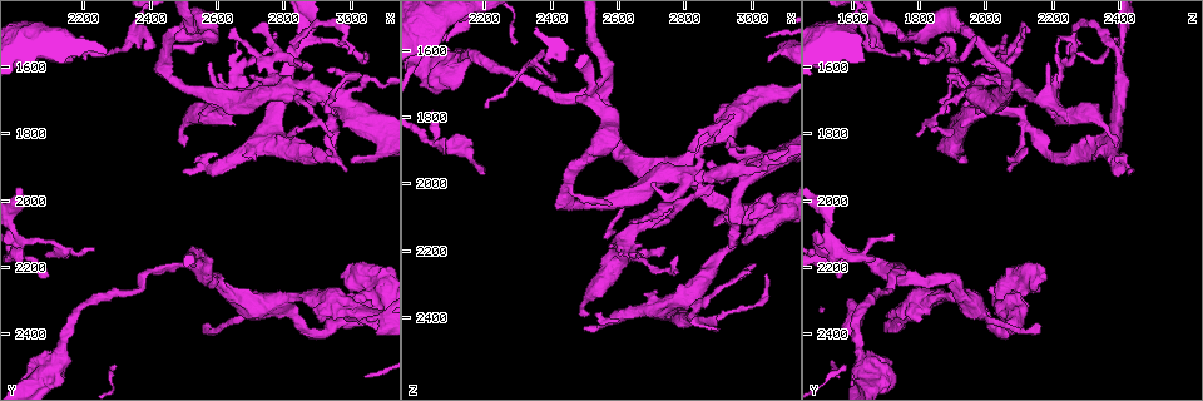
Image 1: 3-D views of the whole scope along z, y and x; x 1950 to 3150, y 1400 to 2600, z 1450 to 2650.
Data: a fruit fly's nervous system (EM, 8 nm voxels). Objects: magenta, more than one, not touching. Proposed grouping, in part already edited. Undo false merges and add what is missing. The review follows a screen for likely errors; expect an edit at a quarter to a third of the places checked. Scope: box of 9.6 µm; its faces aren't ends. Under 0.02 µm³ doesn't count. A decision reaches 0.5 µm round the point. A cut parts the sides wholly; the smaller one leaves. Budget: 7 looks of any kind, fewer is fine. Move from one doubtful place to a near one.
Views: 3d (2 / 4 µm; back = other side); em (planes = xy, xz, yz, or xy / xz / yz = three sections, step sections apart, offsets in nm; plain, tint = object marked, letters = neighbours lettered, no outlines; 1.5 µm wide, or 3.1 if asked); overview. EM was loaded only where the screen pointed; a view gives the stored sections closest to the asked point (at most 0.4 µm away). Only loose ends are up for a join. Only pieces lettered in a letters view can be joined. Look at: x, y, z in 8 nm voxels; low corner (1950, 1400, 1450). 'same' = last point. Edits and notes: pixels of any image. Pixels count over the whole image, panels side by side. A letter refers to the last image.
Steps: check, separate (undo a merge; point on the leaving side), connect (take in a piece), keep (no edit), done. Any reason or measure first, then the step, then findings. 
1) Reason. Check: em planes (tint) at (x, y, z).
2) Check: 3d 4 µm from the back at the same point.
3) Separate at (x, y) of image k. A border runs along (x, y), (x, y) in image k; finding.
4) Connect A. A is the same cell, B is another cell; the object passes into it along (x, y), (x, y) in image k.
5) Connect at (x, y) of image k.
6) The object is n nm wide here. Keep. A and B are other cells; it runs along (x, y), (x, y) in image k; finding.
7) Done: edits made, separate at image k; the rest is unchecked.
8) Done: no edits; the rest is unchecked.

Branch stops here. Check: 3d 2 µm at (2970, 2240, 2180).

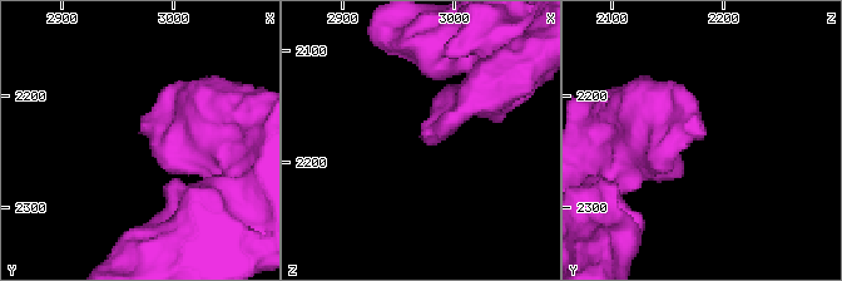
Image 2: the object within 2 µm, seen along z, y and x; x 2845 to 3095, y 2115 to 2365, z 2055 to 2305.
Check: em planes (tint) at (2980, 2230, 2184).

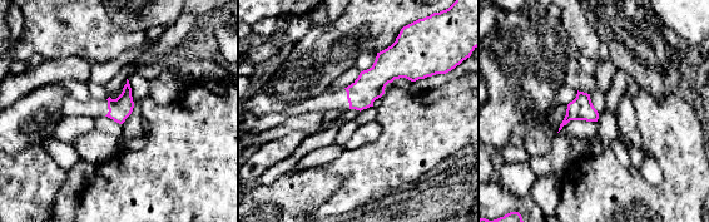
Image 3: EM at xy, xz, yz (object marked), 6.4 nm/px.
See the neighbours. Check: em planes (letters) at the same point.

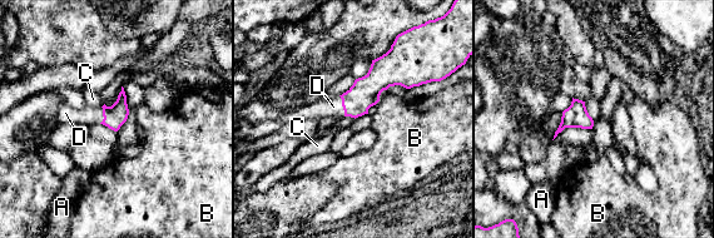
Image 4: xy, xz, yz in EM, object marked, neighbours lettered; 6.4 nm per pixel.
Connect D. D is the same cell, A, B and C are other cells; the object passes into it along (365, 93), (342, 105), (321, 109) in image 4; it goes on there.

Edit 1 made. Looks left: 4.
Tapers out. Check: 3d 2 µm at (2830, 1780, 1910).

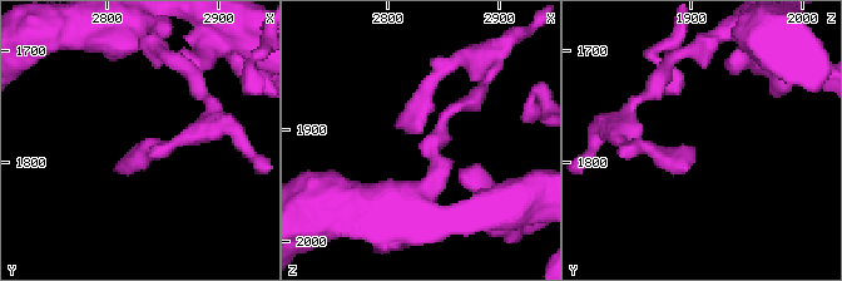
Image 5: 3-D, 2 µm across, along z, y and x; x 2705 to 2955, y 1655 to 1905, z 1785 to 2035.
Now the EM. Check: em planes (plain) at (2828, 1788, 1904).

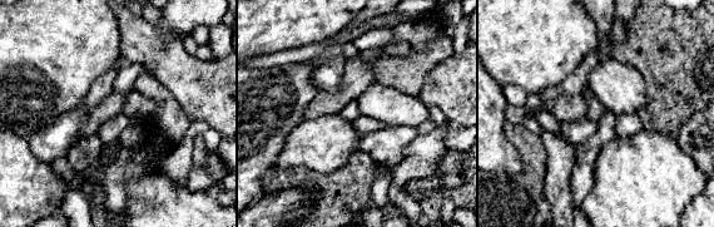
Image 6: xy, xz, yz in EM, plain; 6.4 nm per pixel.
Check: em planes (letters) at the same point.

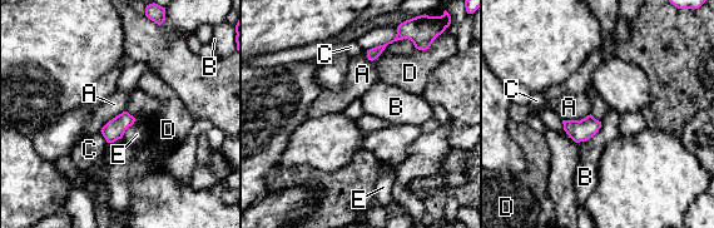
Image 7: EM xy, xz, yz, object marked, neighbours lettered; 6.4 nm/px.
The longest contact is with A, 280 nm. Keep. A, B, C, D and E are other cells; a border runs along (135, 118), (120, 138) in image 7; no lettered piece goes on from it.

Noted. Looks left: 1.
Done: edits made, connect at image 4; the rest is unchecked.

